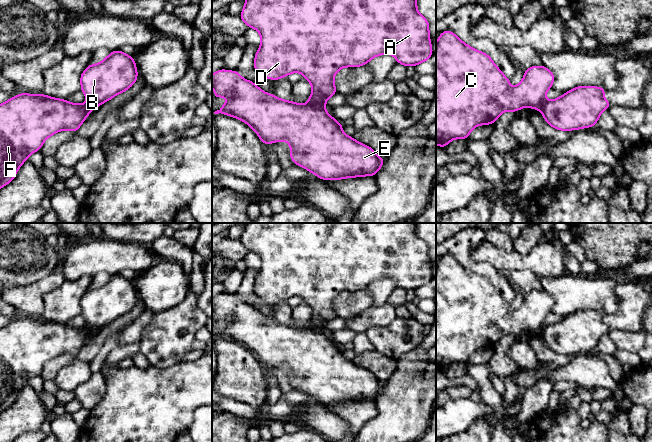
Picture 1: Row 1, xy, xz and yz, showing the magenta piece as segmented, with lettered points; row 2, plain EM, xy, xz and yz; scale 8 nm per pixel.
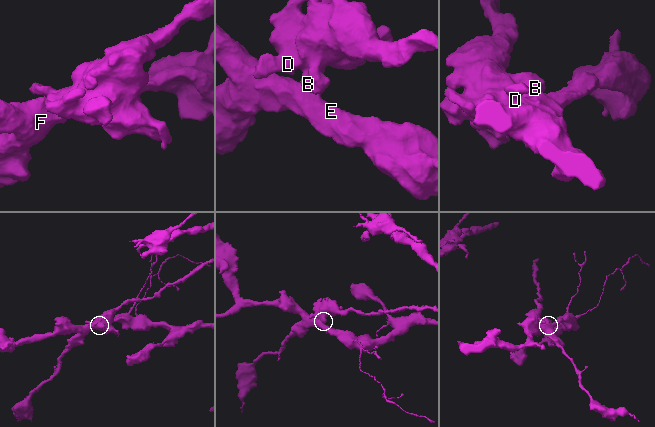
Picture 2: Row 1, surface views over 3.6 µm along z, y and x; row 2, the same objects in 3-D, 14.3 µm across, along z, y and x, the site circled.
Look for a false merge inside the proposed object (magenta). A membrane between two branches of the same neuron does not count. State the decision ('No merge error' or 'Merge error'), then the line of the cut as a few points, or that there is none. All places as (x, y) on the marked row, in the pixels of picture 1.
Merge error. Split along xz (308, 101), (324, 108)

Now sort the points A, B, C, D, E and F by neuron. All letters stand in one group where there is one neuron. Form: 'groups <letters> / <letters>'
groups A B C D / E F

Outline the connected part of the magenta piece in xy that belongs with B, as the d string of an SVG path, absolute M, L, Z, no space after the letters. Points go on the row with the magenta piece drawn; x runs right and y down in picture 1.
M116 50L100 63L86 67L80 77L81 91L87 103L96 108L131 88L137 78L133 56Z

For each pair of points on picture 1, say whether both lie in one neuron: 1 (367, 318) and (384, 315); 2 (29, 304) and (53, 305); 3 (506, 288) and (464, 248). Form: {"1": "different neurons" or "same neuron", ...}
{"1": "same neuron", "2": "different neurons", "3": "same neuron"}

